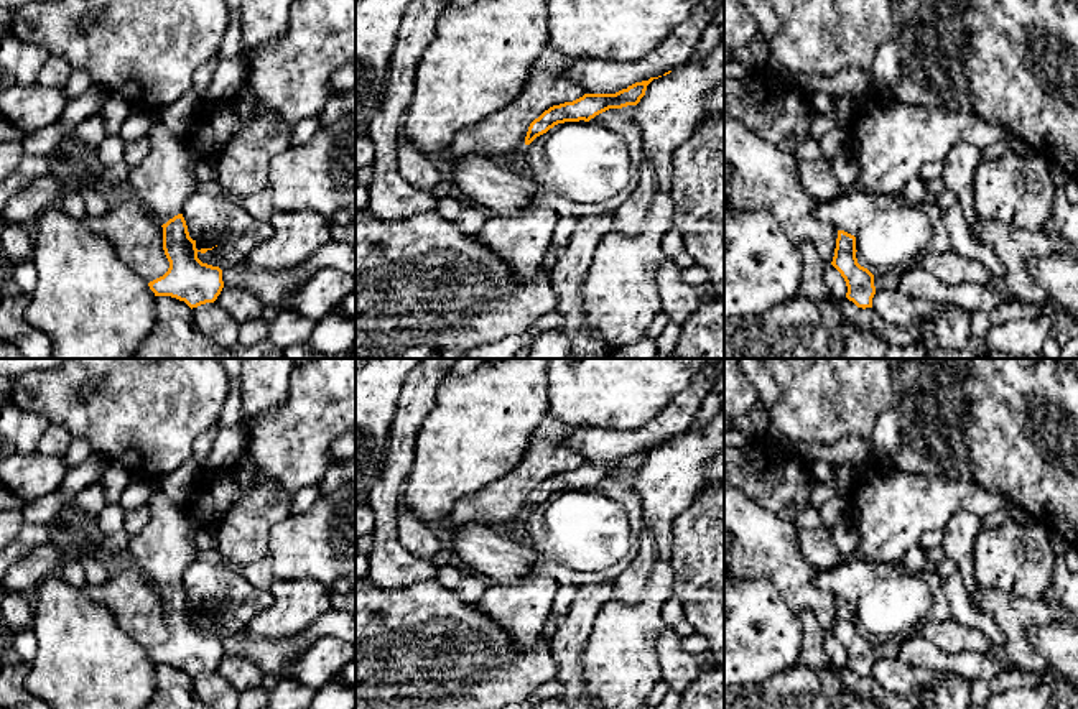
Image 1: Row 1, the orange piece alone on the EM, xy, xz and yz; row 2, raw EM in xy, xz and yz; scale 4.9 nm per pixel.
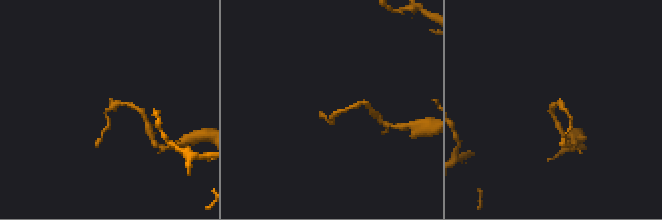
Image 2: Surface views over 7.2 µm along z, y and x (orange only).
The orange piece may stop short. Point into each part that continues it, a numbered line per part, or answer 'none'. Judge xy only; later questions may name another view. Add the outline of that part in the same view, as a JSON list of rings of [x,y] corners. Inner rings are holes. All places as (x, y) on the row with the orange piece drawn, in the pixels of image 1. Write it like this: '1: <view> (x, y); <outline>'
1: xy (165, 180); [[[239,95],[219,105],[202,104],[193,133],[176,137],[161,120],[150,132],[150,151],[130,173],[125,191],[163,225],[181,214],[197,189],[196,165],[217,160],[242,127]]]

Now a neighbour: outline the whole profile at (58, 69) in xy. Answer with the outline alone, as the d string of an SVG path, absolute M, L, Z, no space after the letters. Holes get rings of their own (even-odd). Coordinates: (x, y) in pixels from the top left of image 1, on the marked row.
M51 56L41 67L36 82L44 87L64 87L71 72L71 66L63 58Z

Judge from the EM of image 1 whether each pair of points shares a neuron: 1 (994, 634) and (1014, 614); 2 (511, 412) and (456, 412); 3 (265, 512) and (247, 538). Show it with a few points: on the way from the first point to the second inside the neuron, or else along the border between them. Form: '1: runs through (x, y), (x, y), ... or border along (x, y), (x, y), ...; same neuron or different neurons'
1: border along (973, 601), (993, 619), (1003, 634), (1006, 647); different neurons
2: runs through (497, 415), (476, 415), (469, 412); same neuron
3: runs through (259, 519), (247, 532); same neuron

